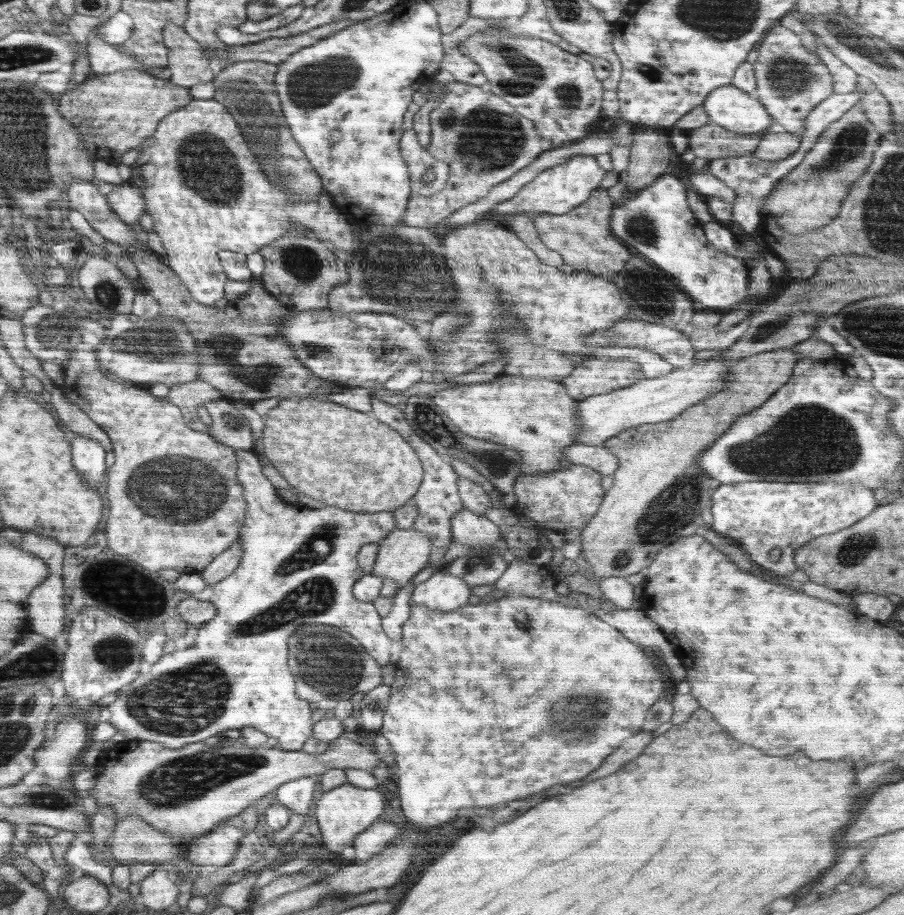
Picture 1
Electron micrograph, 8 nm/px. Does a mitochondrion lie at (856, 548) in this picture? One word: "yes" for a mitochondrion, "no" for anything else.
yes

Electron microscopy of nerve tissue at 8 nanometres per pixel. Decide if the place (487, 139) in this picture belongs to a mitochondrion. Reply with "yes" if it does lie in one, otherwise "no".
yes

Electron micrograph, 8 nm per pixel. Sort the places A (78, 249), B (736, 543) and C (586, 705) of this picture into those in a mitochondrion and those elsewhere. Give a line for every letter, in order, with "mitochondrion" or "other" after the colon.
A: other
B: other
C: mitochondrion

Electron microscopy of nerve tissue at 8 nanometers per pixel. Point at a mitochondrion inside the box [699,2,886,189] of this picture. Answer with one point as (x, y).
(848, 146)

